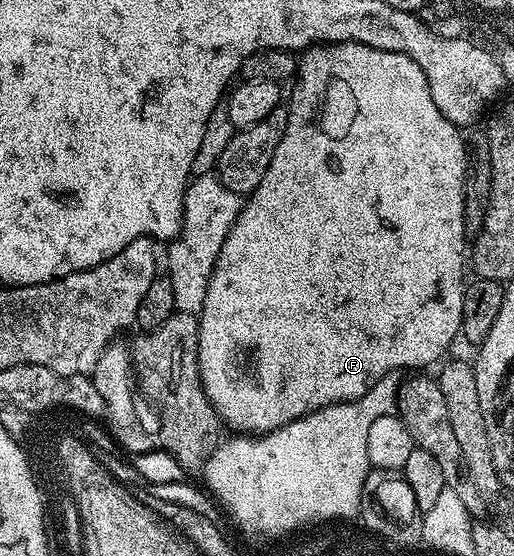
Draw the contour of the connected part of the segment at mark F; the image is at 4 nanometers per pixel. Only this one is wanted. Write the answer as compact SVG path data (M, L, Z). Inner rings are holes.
M334 41L332 43L318 43L310 45L300 54L297 63L297 76L292 82L293 94L288 94L287 131L275 147L275 155L271 155L271 167L267 167L267 175L259 179L259 187L255 187L253 193L248 194L247 200L241 206L241 214L235 219L227 239L223 243L223 251L219 251L219 259L215 259L215 267L211 279L207 283L207 299L203 299L203 307L197 317L197 366L199 367L199 379L207 399L215 407L215 411L221 416L226 426L233 428L237 435L264 435L291 423L295 419L305 417L309 413L319 411L328 405L338 405L344 401L354 401L363 396L379 379L383 379L389 373L397 373L401 369L413 369L409 371L421 371L424 365L432 361L440 362L445 352L453 345L453 340L458 340L461 332L461 316L463 315L463 295L467 284L467 238L463 227L463 199L465 198L465 175L467 172L467 141L462 130L452 125L435 107L435 99L431 99L431 87L427 87L427 75L423 75L423 67L415 63L402 53L395 51L379 51L375 47L361 45L358 41Z

